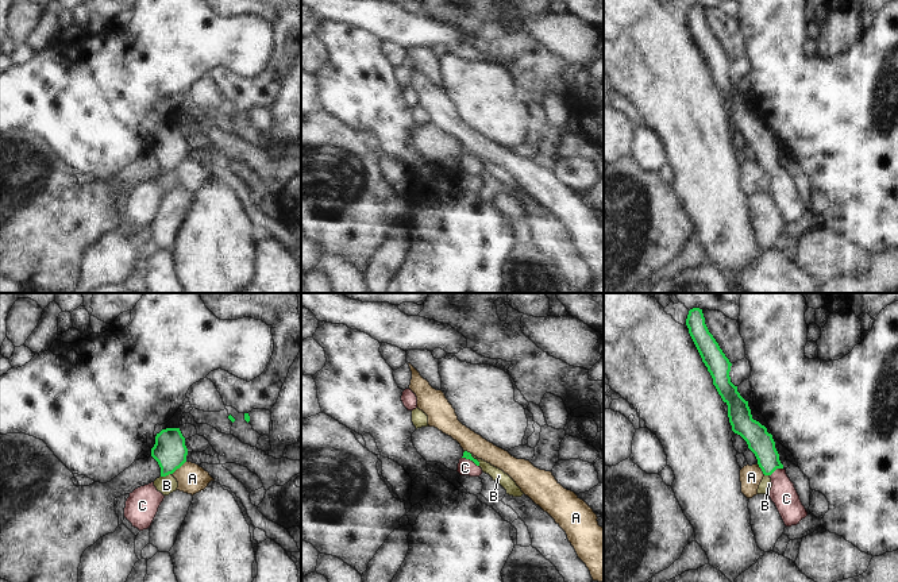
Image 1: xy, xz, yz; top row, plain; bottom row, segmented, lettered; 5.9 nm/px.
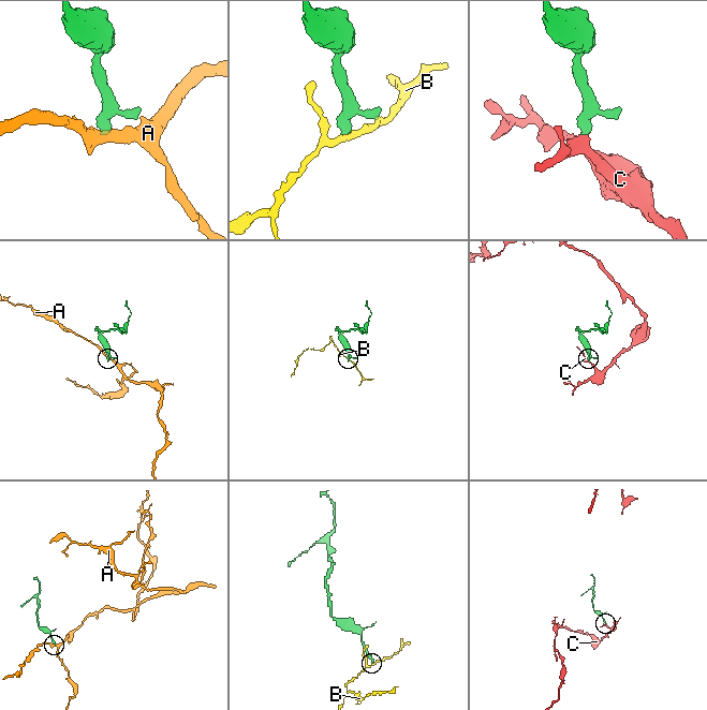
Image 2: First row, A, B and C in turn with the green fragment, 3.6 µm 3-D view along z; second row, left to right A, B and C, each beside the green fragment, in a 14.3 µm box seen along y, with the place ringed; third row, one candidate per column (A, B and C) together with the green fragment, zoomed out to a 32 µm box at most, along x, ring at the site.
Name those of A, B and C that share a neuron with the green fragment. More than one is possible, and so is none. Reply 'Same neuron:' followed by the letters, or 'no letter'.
Same neuron: C

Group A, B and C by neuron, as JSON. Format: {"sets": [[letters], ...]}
{"sets": [["A"], ["B"], ["C"]]}

